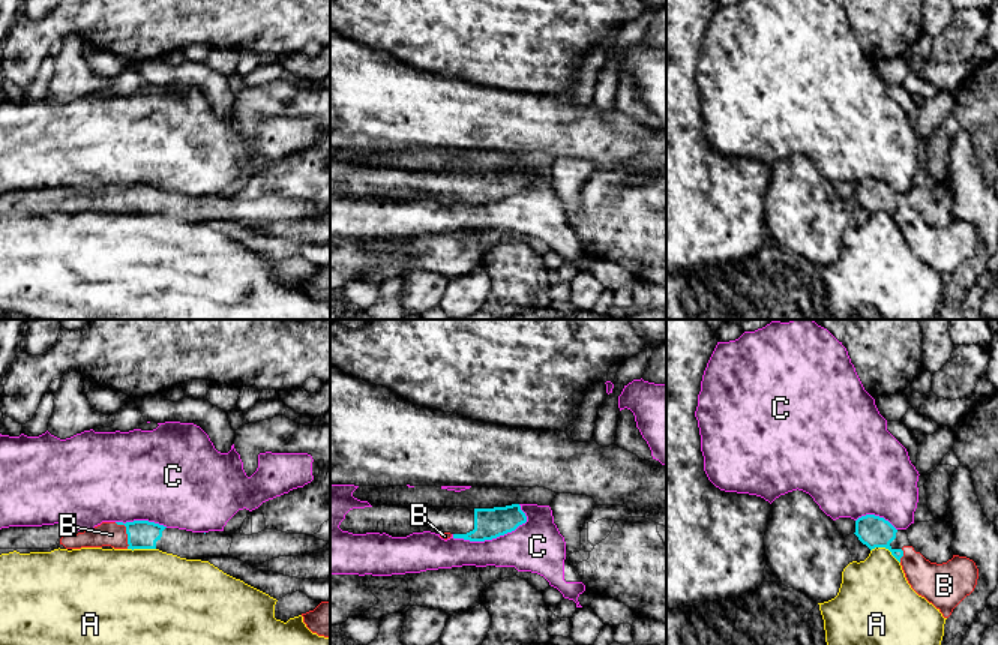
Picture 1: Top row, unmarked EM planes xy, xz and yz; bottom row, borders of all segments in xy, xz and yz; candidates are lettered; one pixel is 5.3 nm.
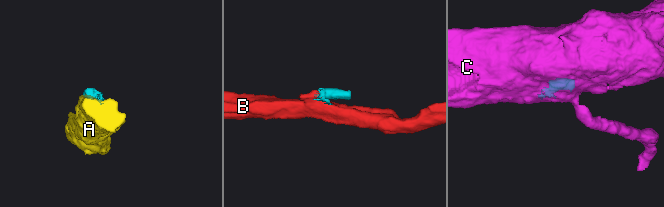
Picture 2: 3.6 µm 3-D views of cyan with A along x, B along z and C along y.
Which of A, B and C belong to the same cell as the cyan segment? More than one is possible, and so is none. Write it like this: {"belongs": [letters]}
{"belongs": []}

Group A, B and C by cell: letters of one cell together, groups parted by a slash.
A / B / C

